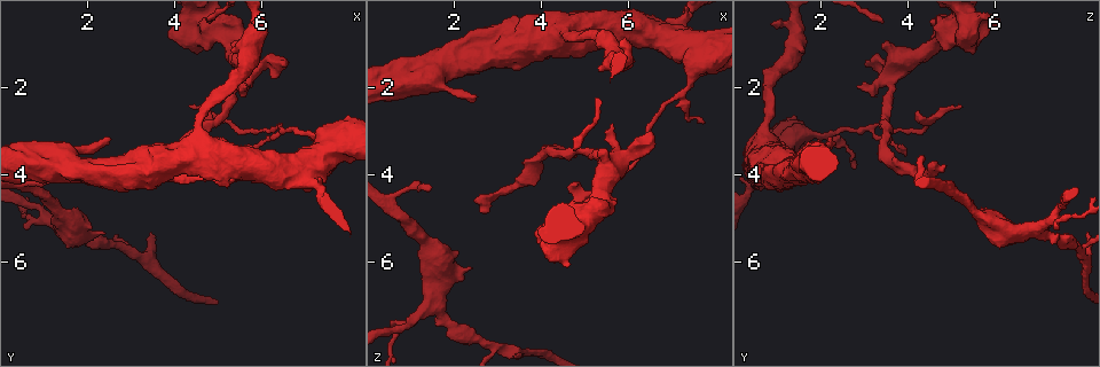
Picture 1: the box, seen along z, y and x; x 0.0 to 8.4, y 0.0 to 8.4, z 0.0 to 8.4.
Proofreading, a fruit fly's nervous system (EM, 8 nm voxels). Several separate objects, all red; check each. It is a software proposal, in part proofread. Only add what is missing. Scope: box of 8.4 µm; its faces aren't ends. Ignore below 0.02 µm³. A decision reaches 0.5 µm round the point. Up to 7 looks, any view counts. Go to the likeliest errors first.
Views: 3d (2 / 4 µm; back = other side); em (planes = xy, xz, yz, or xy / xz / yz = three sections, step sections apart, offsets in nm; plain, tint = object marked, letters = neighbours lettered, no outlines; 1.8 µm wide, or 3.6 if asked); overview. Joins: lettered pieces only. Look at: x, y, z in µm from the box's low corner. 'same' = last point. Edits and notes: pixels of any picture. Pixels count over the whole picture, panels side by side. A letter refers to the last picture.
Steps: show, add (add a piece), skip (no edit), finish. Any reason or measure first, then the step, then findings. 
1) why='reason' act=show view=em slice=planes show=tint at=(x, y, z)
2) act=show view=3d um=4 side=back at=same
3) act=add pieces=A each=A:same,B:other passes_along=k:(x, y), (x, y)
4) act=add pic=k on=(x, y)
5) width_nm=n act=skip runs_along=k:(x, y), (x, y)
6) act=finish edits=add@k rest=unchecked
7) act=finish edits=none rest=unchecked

why='free end' act=show view=em slice=xy step=16 show=tint at=(2.50, 3.75, 4.60)

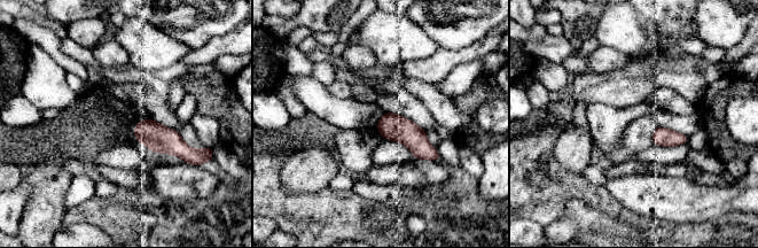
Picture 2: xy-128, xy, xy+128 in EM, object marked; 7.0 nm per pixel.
act=show view=em slice=planes show=letters at=same

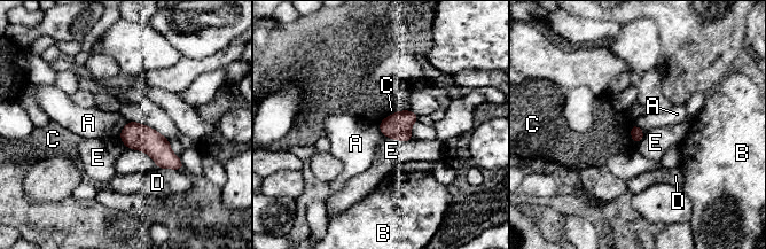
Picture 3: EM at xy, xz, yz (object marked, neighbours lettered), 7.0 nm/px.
act=skip each=A:other,B:other,C:other,D:other,E:other border=3:(129, 122), (118, 137) found='none of them fits'

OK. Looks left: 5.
why='sudden change in width' act=show view=em slice=planes show=letters at=(0.60, 4.95, 7.70)

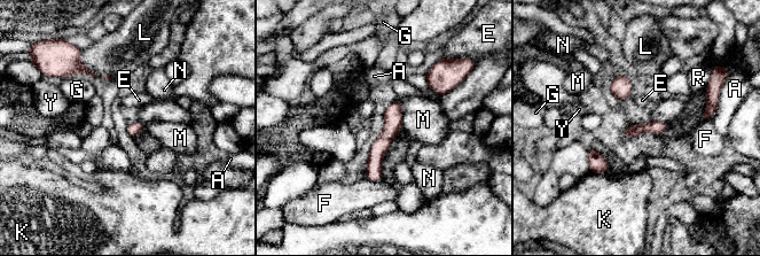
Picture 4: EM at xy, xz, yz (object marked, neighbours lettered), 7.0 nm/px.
act=skip each=A:other,E:other,F:other,G:other,K:other,L:other,M:other,N:other,R:other,Y:other runs_along=4:(397, 105), (373, 178) found='no lettered piece goes on from it'

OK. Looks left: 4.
why='an open end' act=show view=3d um=4 side=back at=(5.60, 1.95, 2.85)

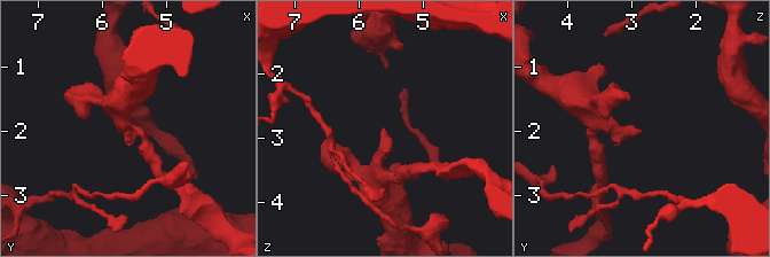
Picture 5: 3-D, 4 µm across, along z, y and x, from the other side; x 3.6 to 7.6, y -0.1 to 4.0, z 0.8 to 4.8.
why='shape alone is not enough' act=show view=em slice=planes show=plain at=(5.60, 2.00, 2.90)

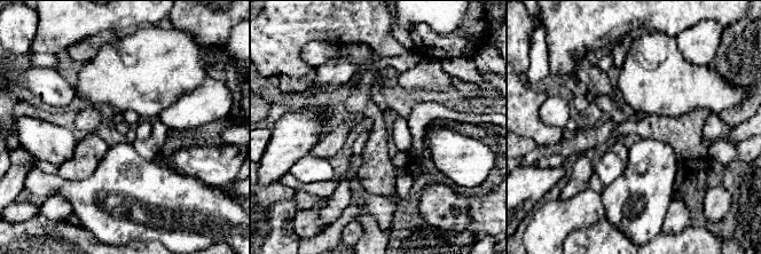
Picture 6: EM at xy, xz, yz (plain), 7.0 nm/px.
act=show view=em slice=planes show=letters at=same

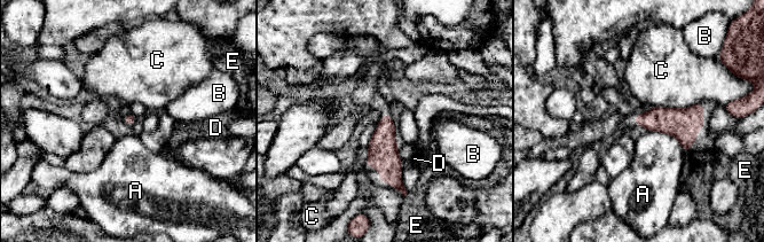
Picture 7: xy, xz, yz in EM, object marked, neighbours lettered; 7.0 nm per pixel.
act=skip each=A:other,B:other,C:other,D:other,E:other border=7:(647, 130), (674, 135), (684, 150) found='none of them fits'

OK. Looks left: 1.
act=finish edits=none rest=unchecked

